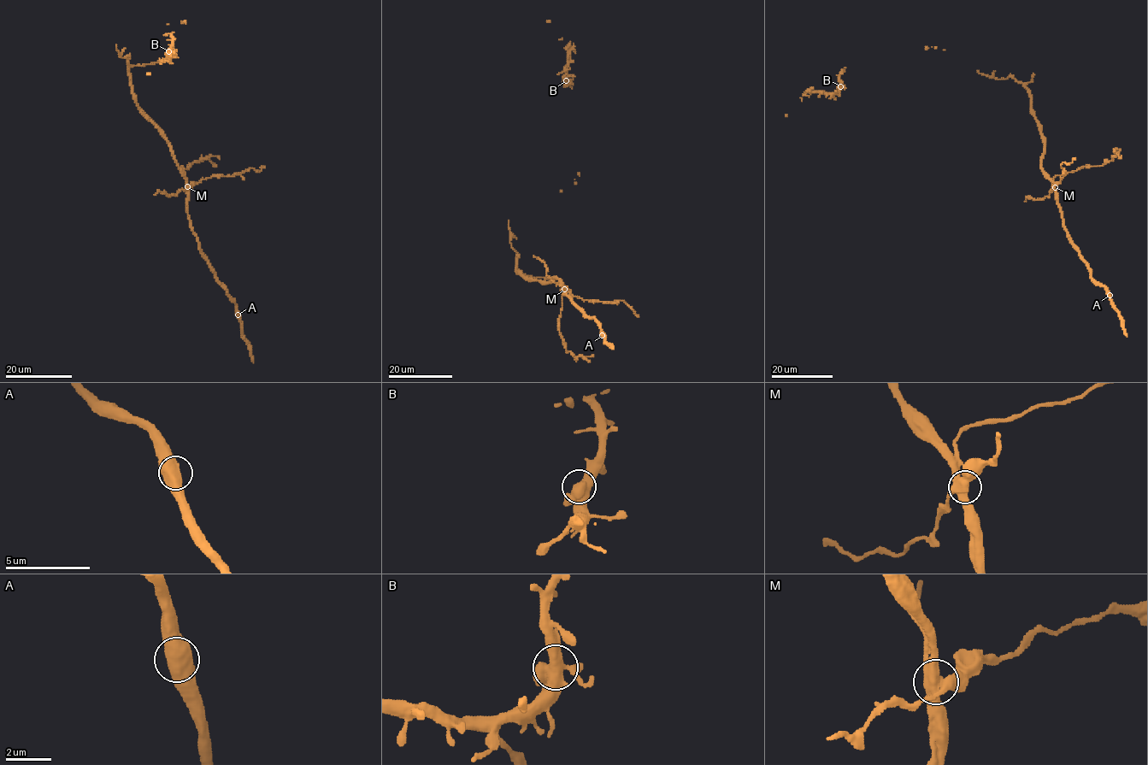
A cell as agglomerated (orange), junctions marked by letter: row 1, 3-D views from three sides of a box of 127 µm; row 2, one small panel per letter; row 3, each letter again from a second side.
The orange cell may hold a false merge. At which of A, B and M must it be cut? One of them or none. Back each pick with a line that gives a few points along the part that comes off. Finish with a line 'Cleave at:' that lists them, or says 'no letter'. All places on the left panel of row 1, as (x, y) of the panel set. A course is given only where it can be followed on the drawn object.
M: (188, 186), (207, 178), (233, 176), (253, 167), (259, 172), (265, 167)
Cleave at: M

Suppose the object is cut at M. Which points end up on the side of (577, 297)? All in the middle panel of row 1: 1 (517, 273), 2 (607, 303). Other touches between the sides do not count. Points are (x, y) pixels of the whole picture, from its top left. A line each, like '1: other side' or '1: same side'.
1: other side
2: same side

